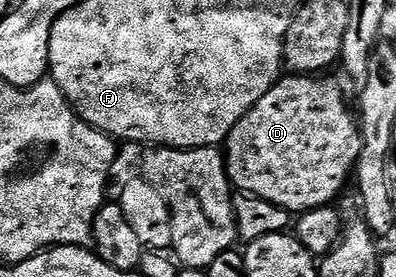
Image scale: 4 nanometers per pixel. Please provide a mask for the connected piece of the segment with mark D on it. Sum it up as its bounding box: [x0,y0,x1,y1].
[226,74,362,214]

